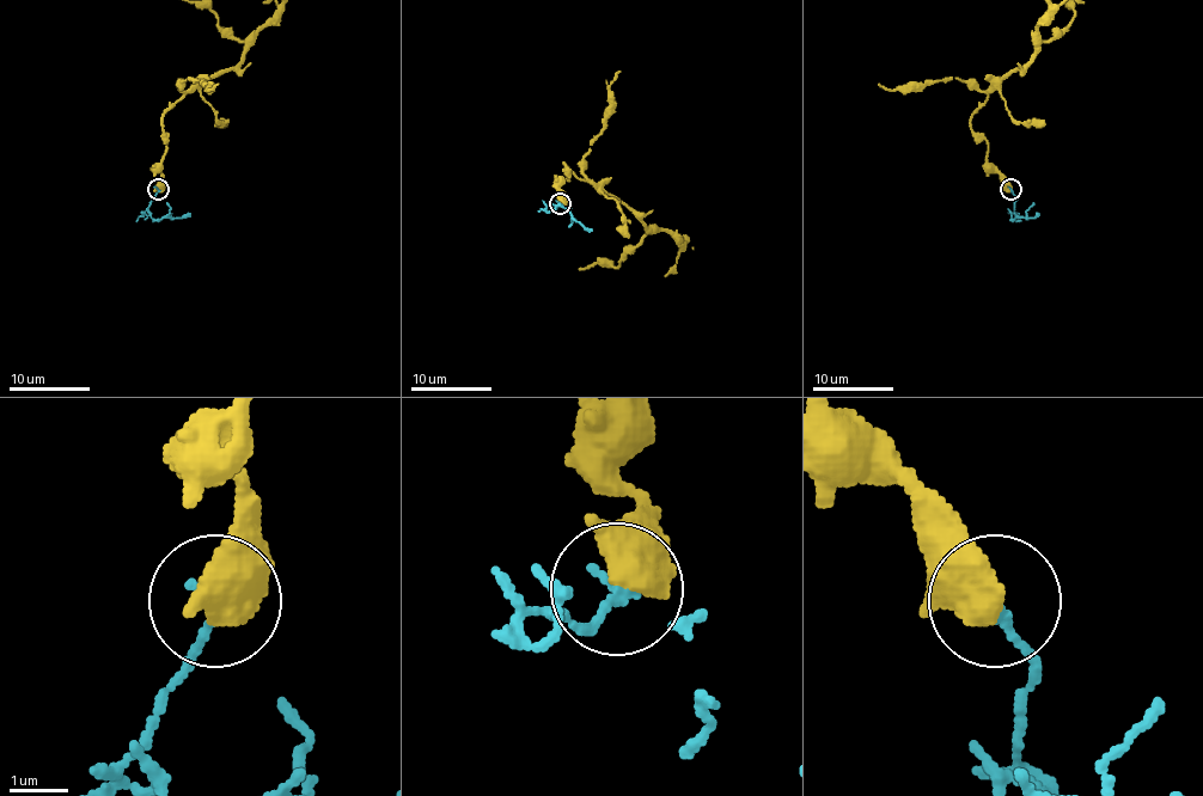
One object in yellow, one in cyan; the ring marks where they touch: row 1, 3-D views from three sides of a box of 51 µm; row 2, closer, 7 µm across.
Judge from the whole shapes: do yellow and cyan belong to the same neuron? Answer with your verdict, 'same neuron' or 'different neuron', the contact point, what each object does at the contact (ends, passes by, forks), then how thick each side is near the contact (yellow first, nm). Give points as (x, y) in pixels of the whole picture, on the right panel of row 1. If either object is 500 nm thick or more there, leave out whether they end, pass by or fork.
different neuron; at (1011, 189); 750 nm thick on the yellow side, 160 nm on the other

